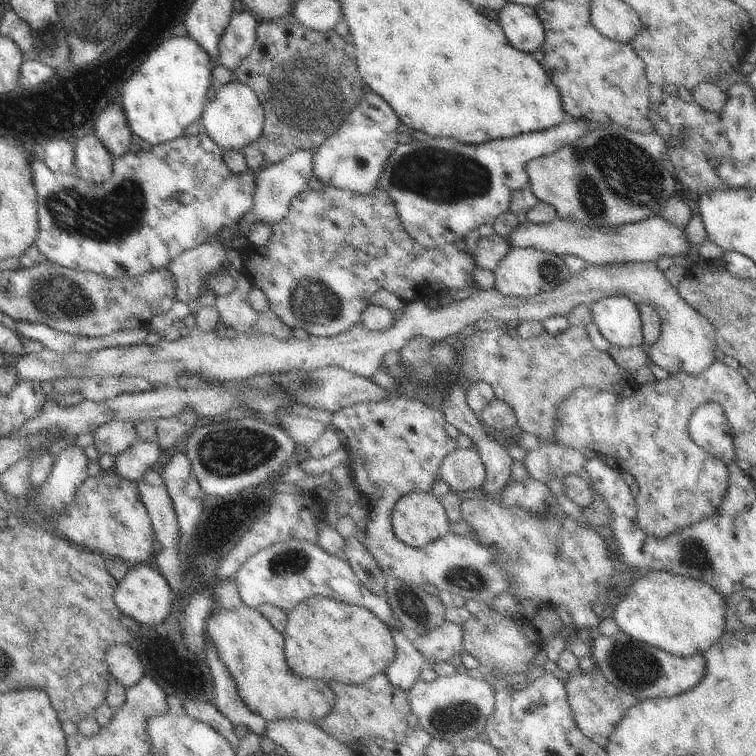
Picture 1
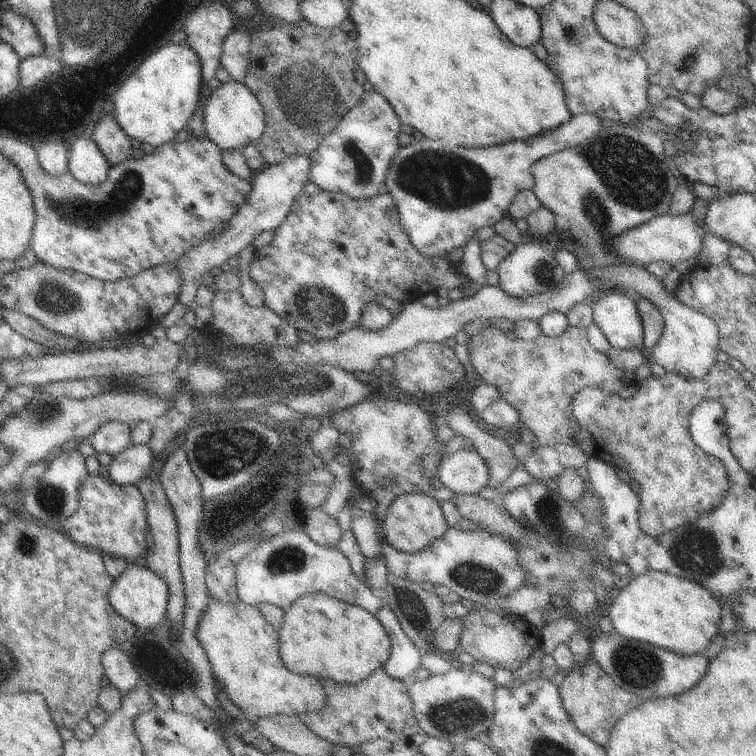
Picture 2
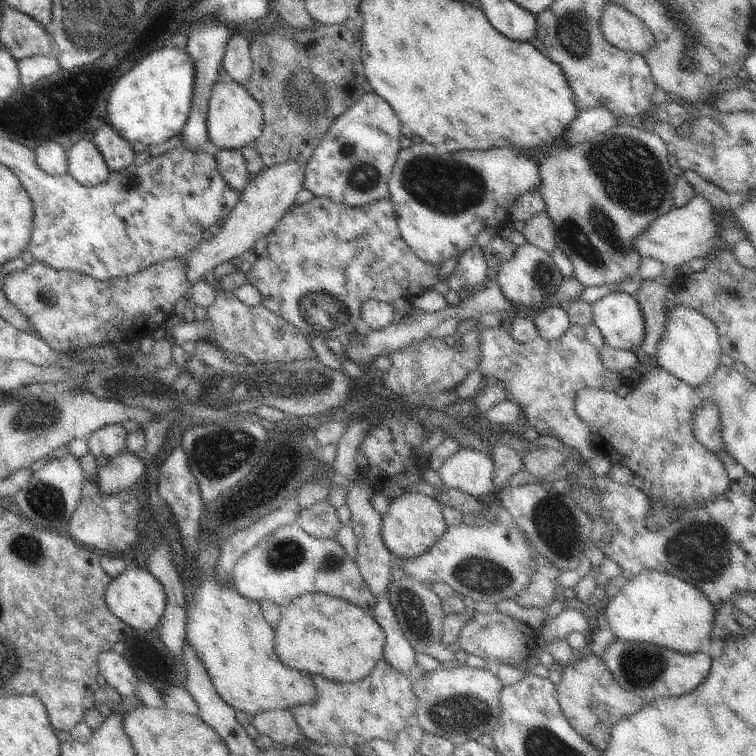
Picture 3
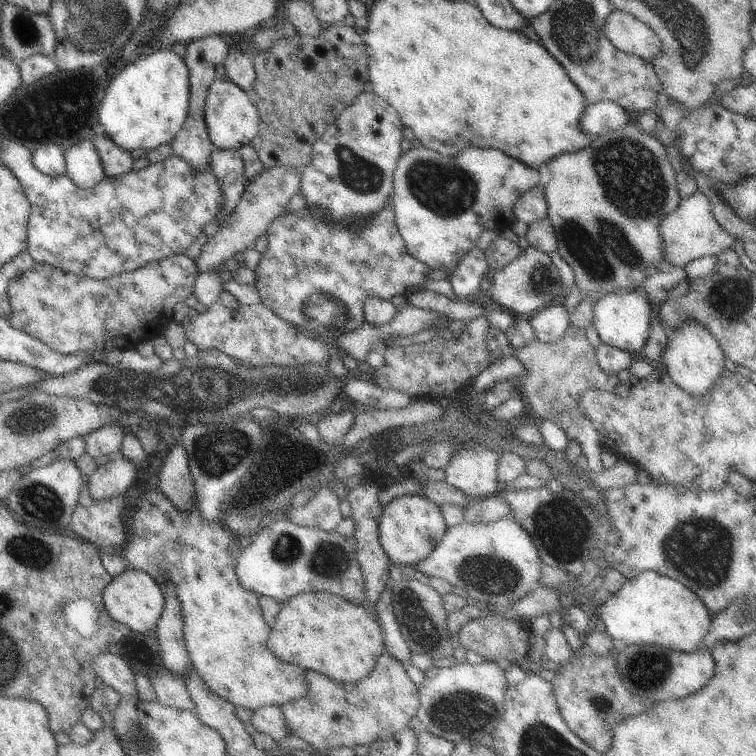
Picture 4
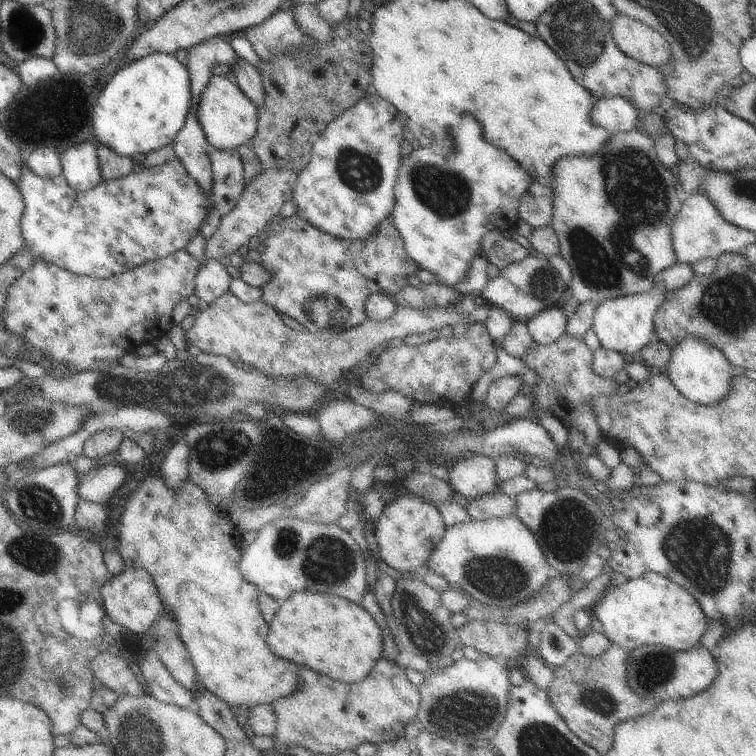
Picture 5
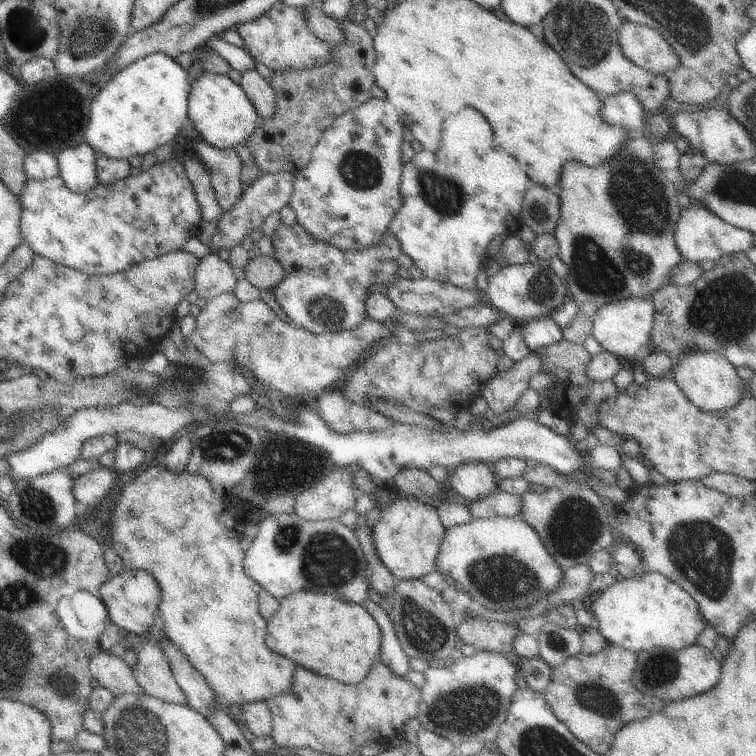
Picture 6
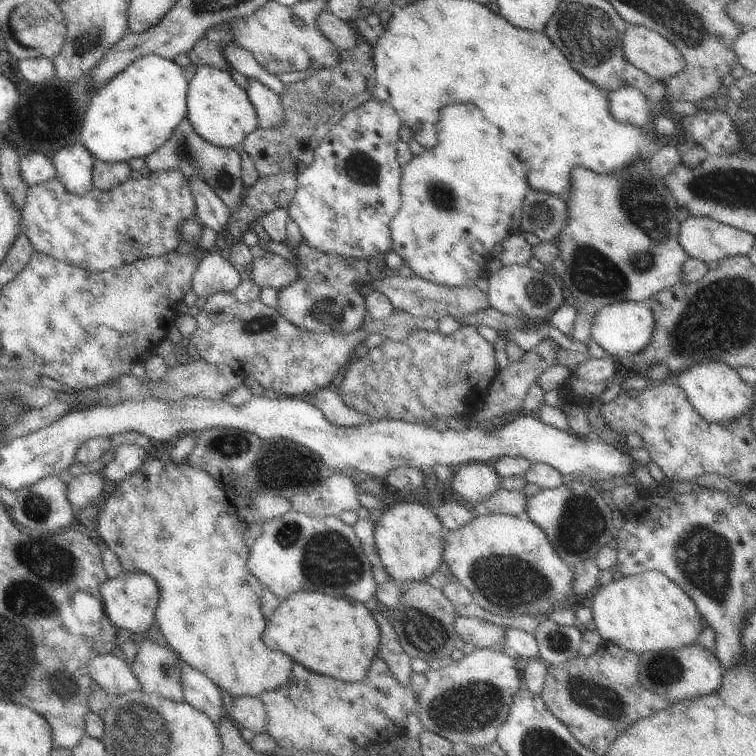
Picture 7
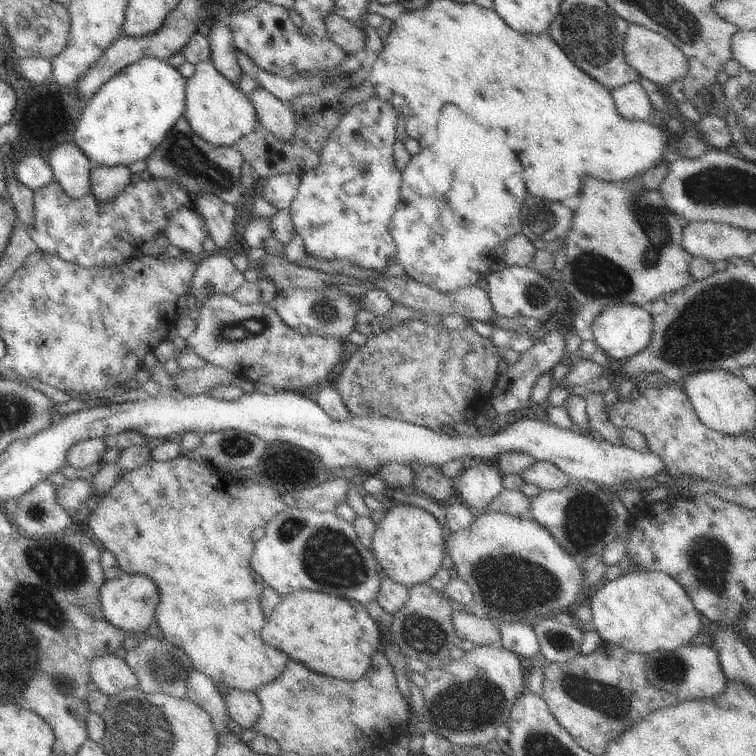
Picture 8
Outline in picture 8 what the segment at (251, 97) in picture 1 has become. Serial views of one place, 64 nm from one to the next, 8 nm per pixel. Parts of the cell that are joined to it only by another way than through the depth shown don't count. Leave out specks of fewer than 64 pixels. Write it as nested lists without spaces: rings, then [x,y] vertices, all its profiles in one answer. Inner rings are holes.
[[[212,61],[195,64],[194,74],[185,86],[185,114],[191,129],[205,141],[218,146],[236,147],[239,140],[258,127],[257,112],[250,97],[231,83]]]

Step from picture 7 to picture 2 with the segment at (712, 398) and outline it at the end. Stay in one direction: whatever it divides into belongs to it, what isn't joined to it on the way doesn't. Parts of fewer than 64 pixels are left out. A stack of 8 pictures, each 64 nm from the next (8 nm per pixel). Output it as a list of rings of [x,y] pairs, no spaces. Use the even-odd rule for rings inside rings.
[[[632,262],[622,263],[621,265],[606,265],[605,267],[598,267],[597,269],[592,269],[588,272],[578,269],[570,274],[566,274],[566,276],[562,279],[562,282],[556,286],[556,288],[545,293],[540,293],[539,295],[532,295],[527,299],[517,299],[516,297],[507,295],[498,286],[486,284],[471,297],[464,297],[459,301],[452,301],[443,307],[426,307],[422,305],[421,300],[405,303],[404,307],[396,313],[395,319],[385,329],[379,331],[373,331],[363,325],[360,325],[338,335],[335,339],[319,339],[318,342],[313,344],[300,340],[291,347],[287,347],[286,345],[267,345],[266,343],[258,345],[255,350],[250,347],[243,347],[242,345],[240,345],[239,348],[228,347],[227,350],[217,347],[216,354],[222,358],[222,362],[228,362],[228,364],[220,364],[220,366],[222,366],[226,372],[233,373],[238,373],[247,369],[250,366],[250,360],[254,362],[254,366],[256,367],[261,367],[262,365],[274,365],[275,367],[279,367],[283,364],[304,366],[321,364],[341,366],[343,369],[350,372],[373,373],[378,366],[380,367],[379,362],[382,358],[384,358],[384,356],[393,356],[405,348],[414,346],[418,341],[424,341],[427,343],[443,343],[444,340],[448,340],[448,338],[456,336],[458,332],[463,330],[464,326],[466,326],[468,322],[479,319],[508,319],[515,323],[522,319],[530,319],[539,322],[541,318],[544,318],[544,316],[548,313],[554,311],[566,315],[569,310],[572,310],[572,307],[575,304],[589,301],[591,296],[598,294],[598,292],[602,296],[612,292],[627,292],[628,296],[630,296],[634,302],[636,302],[639,298],[646,298],[646,300],[649,300],[650,303],[654,304],[654,306],[658,308],[660,314],[663,316],[665,325],[662,336],[652,348],[650,361],[657,362],[667,372],[676,372],[681,374],[683,377],[700,380],[701,378],[704,378],[704,375],[711,370],[713,364],[717,361],[716,354],[718,354],[719,350],[719,328],[716,326],[716,323],[709,316],[706,316],[705,314],[694,310],[691,306],[680,302],[675,293],[669,291],[663,285],[663,281],[658,280],[656,276],[646,271],[642,264]]]

